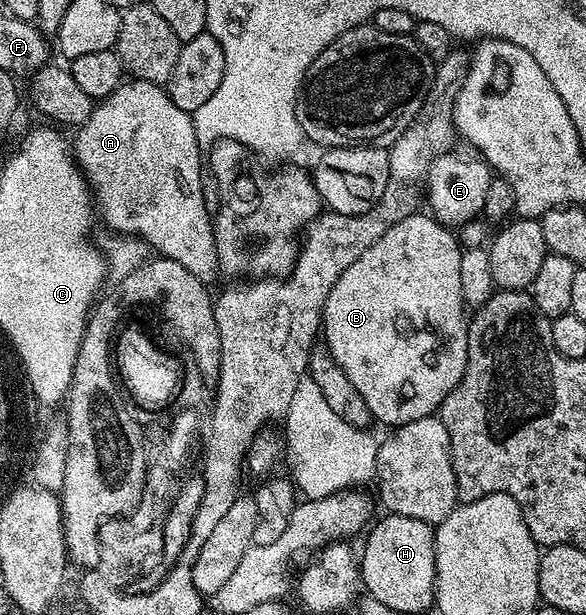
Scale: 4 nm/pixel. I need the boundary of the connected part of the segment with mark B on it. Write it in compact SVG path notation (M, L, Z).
M421 215L408 216L403 218L403 222L391 226L391 230L387 230L387 234L383 234L383 238L379 238L379 242L375 242L370 248L363 250L363 254L359 254L359 258L355 258L355 262L351 262L351 266L347 266L347 270L343 270L343 274L335 282L335 286L327 298L323 317L323 340L325 336L326 342L324 341L324 343L327 345L327 350L333 355L335 362L339 362L343 374L347 374L347 378L351 378L351 386L355 386L355 390L359 390L359 394L363 394L363 402L367 402L374 421L382 420L385 424L393 424L392 426L400 426L407 422L415 422L415 418L434 415L447 398L447 394L451 394L451 390L455 390L455 386L459 386L467 366L469 320L467 312L465 316L467 305L463 298L463 290L459 290L459 258L463 248L462 245L457 245L457 240L453 237L456 235L446 225L433 219L432 215Z

